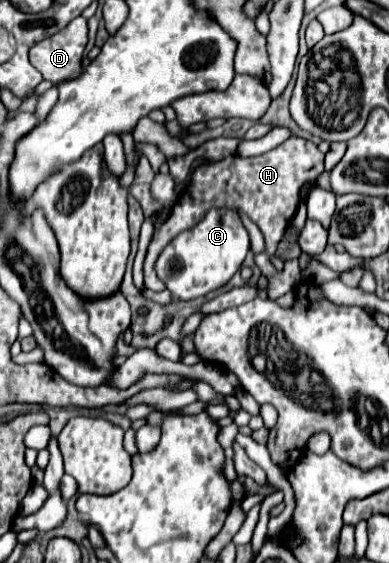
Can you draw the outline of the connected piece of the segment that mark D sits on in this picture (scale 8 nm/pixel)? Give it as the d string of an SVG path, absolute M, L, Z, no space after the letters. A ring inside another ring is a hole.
M73 19L63 31L39 41L31 53L31 65L39 69L43 79L61 83L77 79L83 73L83 51L87 45L87 19Z

